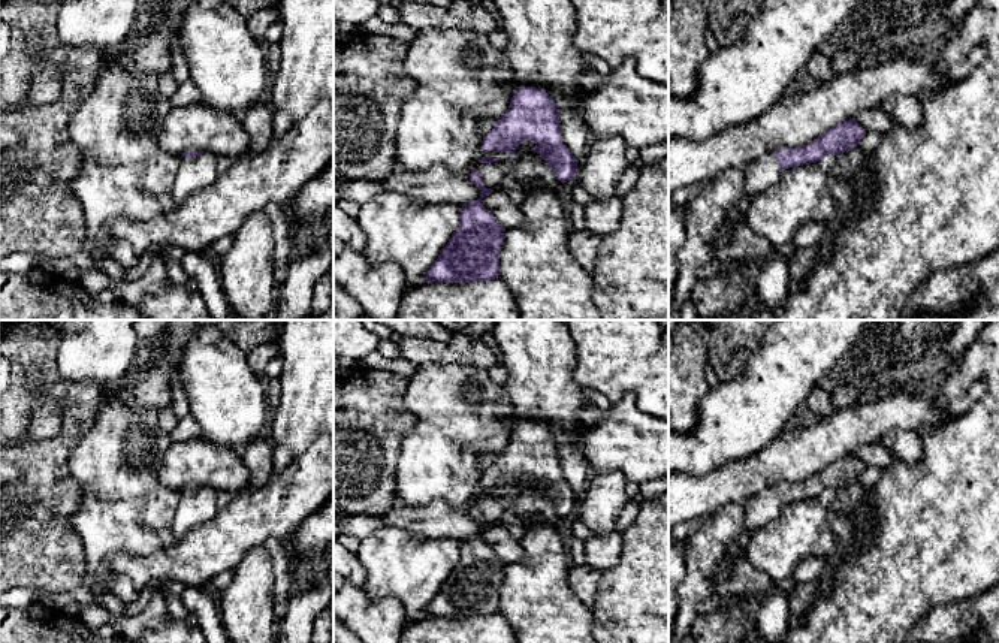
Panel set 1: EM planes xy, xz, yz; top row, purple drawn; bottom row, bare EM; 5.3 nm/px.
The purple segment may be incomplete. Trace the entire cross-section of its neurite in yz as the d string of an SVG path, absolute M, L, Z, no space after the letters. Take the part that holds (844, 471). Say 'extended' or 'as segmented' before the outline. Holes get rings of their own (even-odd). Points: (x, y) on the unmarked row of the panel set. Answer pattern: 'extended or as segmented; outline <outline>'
extended; outline M849 453L836 459L808 480L781 483L758 492L742 504L745 513L743 529L752 534L776 519L785 504L817 498L827 489L837 490L855 483L864 468L863 462L854 453Z

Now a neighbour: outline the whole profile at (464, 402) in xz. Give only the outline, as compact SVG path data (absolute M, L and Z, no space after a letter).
M417 365L405 404L419 422L438 428L477 458L483 453L501 455L510 441L511 432L502 422L508 414L507 399L488 371L461 365Z

